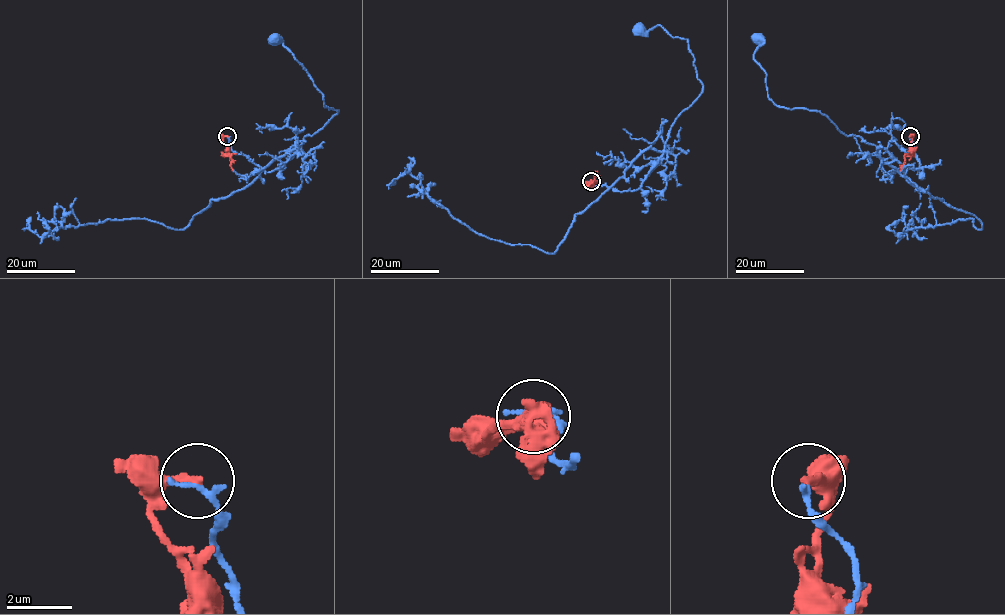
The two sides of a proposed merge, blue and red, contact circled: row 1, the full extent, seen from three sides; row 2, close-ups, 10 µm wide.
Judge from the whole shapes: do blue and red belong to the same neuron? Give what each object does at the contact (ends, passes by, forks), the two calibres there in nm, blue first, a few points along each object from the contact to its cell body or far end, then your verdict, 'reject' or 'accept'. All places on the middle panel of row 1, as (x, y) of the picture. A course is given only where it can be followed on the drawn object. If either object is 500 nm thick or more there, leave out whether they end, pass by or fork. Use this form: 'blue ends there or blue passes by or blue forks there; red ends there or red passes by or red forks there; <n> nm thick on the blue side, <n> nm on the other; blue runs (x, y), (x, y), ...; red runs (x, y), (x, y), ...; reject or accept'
blue ends there; red ends there; 240 nm thick on the blue side, 240 nm on the other; blue runs (591, 181), (619, 191), (640, 187), (673, 123), (703, 89), (686, 39), (660, 25), (647, 35), (637, 28); red runs (591, 181), (587, 183), (594, 181), (597, 171); reject

